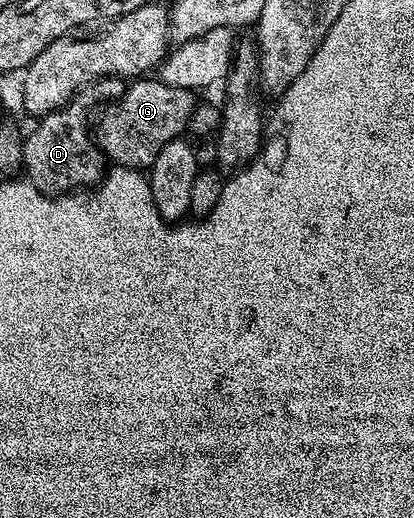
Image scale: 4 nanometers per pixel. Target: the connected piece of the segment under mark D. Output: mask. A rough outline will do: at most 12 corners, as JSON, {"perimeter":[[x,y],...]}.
{"perimeter":[[104,77],[23,140],[25,180],[61,195],[101,182],[108,159],[86,116],[121,97]]}

